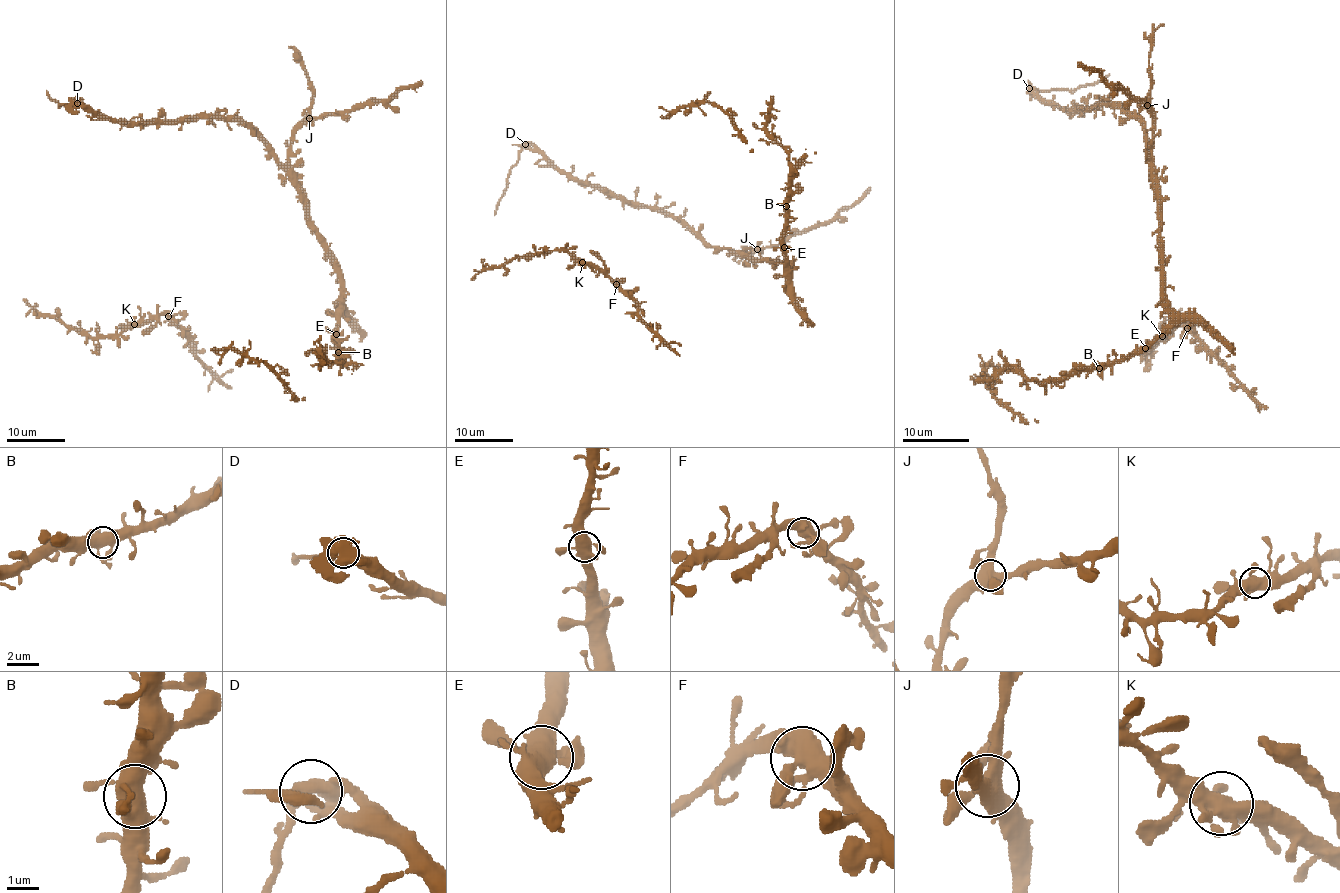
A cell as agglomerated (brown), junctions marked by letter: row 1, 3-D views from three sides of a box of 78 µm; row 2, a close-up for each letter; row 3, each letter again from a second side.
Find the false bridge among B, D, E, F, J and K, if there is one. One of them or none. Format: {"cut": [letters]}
{"cut": ["D"]}

